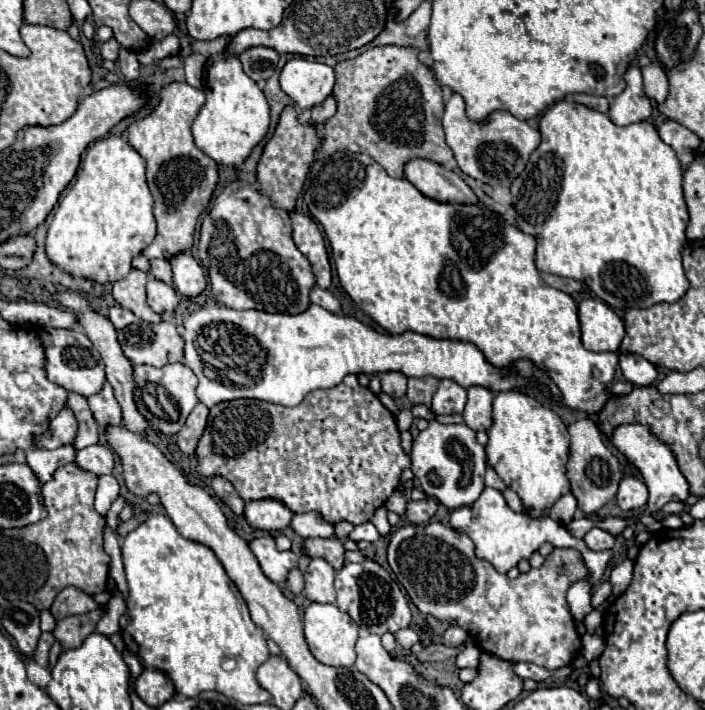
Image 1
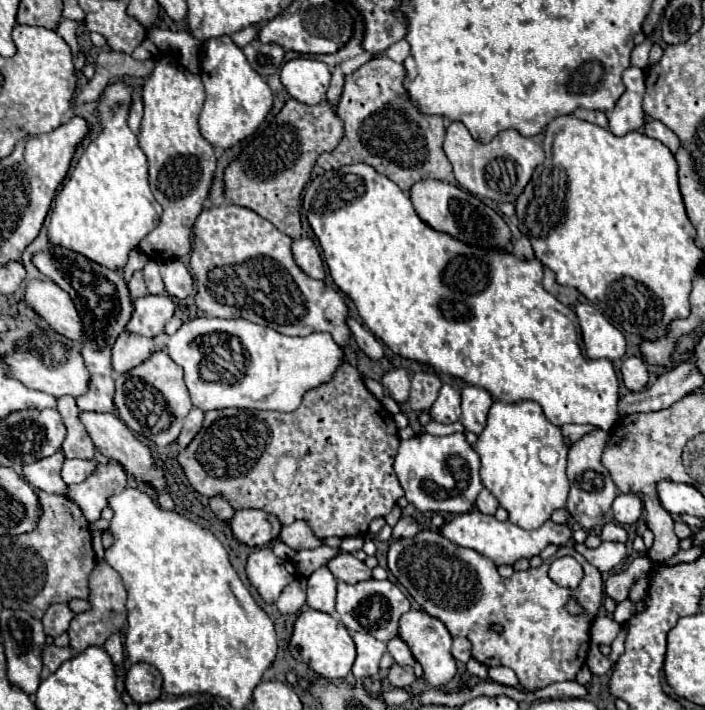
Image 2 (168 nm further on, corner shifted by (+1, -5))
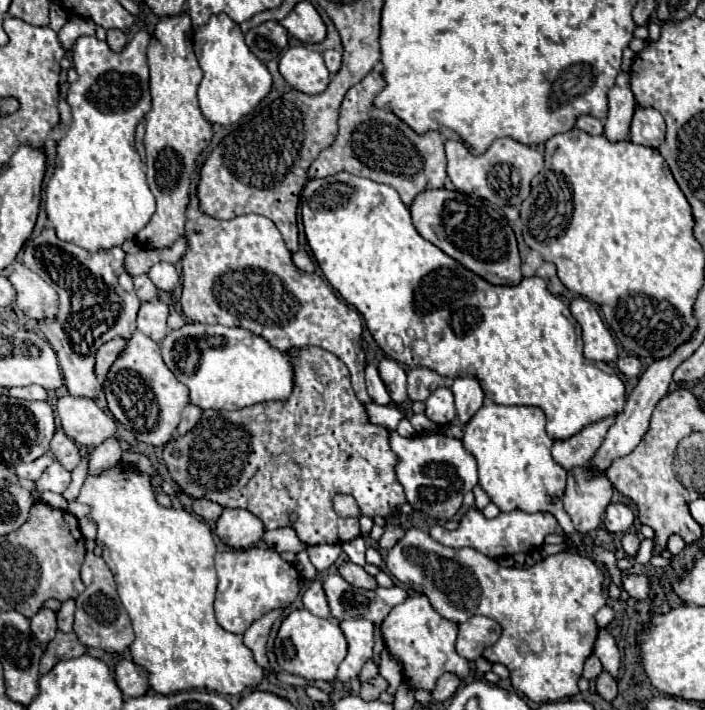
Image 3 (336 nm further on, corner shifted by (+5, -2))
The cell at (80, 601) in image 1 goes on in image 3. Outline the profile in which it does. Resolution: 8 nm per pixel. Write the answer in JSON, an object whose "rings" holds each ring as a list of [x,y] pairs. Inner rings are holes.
{"rings":[[[39,609],[39,613],[31,619],[31,631],[41,643],[49,643],[57,633],[57,617],[49,609]]]}

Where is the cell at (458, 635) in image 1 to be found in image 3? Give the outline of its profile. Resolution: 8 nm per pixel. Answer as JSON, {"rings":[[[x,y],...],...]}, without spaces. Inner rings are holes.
{"rings":[[[475,617],[459,625],[459,637],[457,637],[457,653],[469,661],[475,661],[481,657],[485,647],[491,647],[501,635],[499,623],[493,623],[493,619]]]}

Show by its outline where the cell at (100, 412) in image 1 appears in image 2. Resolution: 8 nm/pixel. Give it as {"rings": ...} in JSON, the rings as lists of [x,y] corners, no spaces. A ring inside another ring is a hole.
{"rings":[[[49,246],[49,250],[33,256],[33,264],[51,278],[57,286],[61,286],[75,302],[77,312],[81,314],[81,322],[85,326],[85,342],[81,344],[81,356],[91,372],[89,392],[77,398],[77,406],[81,412],[113,412],[113,366],[111,366],[111,348],[115,338],[125,330],[125,322],[129,322],[129,314],[133,312],[127,284],[119,270],[109,270],[89,262],[81,254],[73,254],[61,246]]]}

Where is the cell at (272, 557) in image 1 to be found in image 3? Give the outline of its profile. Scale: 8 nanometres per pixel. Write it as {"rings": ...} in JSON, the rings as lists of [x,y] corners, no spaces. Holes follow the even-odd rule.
{"rings":[[[249,547],[239,551],[223,551],[215,555],[217,563],[217,599],[215,599],[215,617],[217,623],[229,631],[243,635],[245,629],[273,609],[289,607],[295,597],[301,593],[303,579],[297,569],[283,561],[277,551]]]}

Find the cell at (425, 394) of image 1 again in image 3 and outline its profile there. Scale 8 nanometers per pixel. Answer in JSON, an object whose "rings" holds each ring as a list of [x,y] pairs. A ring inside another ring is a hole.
{"rings":[[[413,367],[407,373],[407,393],[411,401],[425,401],[435,389],[443,387],[445,379],[427,367]]]}

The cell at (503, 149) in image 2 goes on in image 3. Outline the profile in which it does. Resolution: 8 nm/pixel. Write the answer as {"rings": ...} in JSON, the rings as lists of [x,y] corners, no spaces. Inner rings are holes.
{"rings":[[[509,137],[495,139],[491,147],[475,157],[465,143],[461,141],[447,141],[447,175],[451,183],[469,195],[477,195],[481,199],[487,199],[499,207],[521,207],[521,203],[529,197],[531,191],[531,179],[543,169],[543,155],[537,147],[521,145]]]}

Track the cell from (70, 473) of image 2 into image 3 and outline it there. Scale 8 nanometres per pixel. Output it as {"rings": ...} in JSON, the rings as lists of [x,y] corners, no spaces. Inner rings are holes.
{"rings":[[[57,461],[53,465],[49,465],[43,475],[37,479],[35,483],[35,491],[43,493],[43,491],[53,491],[53,493],[63,493],[71,483],[71,473],[65,471]]]}

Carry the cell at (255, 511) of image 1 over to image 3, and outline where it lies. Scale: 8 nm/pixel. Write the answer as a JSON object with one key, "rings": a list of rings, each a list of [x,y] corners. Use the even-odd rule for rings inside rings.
{"rings":[[[223,509],[221,517],[217,519],[215,533],[225,545],[233,549],[247,549],[261,541],[265,527],[245,509]]]}

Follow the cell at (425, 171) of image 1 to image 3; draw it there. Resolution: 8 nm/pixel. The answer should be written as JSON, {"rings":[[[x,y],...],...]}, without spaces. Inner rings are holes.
{"rings":[[[447,189],[423,191],[411,205],[411,217],[417,233],[423,239],[431,241],[445,255],[481,279],[489,281],[491,285],[521,283],[521,257],[515,233],[487,201]]]}

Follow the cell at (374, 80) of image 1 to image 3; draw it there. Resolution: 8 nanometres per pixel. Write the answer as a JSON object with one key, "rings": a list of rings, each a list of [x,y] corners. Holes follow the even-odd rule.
{"rings":[[[371,71],[361,83],[353,85],[343,103],[339,113],[339,133],[329,149],[323,149],[321,155],[311,163],[309,177],[329,177],[341,171],[367,177],[375,183],[391,185],[401,201],[411,207],[413,199],[427,189],[443,187],[447,173],[447,159],[443,149],[443,135],[437,131],[429,131],[429,135],[417,135],[411,127],[405,127],[401,119],[389,115],[389,111],[381,111],[373,107],[373,99],[377,91],[385,87],[379,71]]]}

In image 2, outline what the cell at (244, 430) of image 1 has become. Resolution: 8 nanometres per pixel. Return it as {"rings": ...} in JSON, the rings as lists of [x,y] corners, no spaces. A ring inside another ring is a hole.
{"rings":[[[345,362],[345,364],[339,366],[339,370],[337,370],[337,374],[333,376],[331,382],[327,382],[325,386],[319,386],[317,390],[309,390],[309,394],[305,394],[301,406],[295,412],[281,414],[281,412],[265,412],[265,410],[241,410],[241,408],[225,408],[225,410],[205,412],[203,428],[193,438],[193,442],[185,448],[185,452],[179,452],[179,464],[183,466],[189,484],[199,494],[203,494],[203,496],[209,496],[211,498],[215,494],[221,494],[235,510],[241,510],[241,508],[259,508],[259,510],[265,510],[265,512],[277,516],[283,526],[287,526],[293,520],[301,518],[301,520],[305,520],[313,528],[313,534],[317,538],[329,538],[329,536],[345,538],[345,536],[365,536],[369,522],[373,518],[383,518],[385,514],[389,514],[389,510],[403,496],[401,484],[397,482],[397,474],[393,470],[393,462],[395,462],[395,456],[397,456],[397,448],[399,448],[399,434],[397,434],[397,426],[395,426],[393,416],[365,388],[365,384],[363,384],[357,368],[353,368],[351,364]]]}

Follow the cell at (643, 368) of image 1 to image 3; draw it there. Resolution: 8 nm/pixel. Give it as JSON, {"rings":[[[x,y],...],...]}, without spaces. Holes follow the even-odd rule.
{"rings":[[[627,355],[627,357],[617,361],[617,369],[627,377],[637,377],[639,371],[641,371],[641,363],[639,363],[639,359],[635,355]]]}

